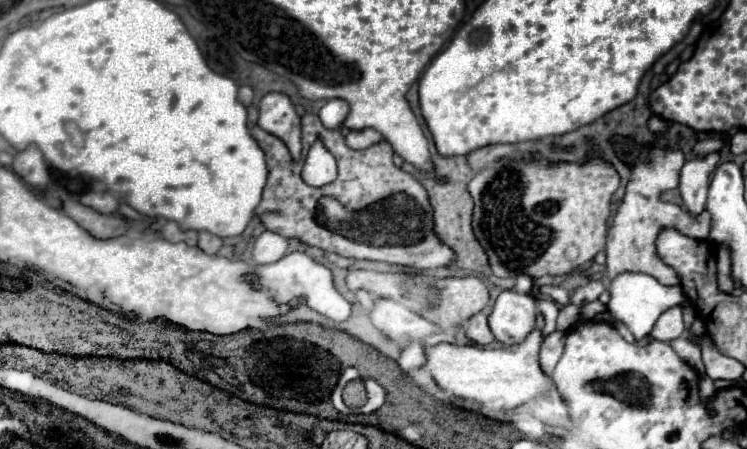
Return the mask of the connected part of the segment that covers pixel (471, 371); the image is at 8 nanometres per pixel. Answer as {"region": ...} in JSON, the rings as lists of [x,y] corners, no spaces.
{"region":[[[534,330],[524,342],[512,346],[512,348],[480,348],[476,344],[450,344],[440,342],[426,350],[426,360],[422,364],[422,370],[432,376],[432,380],[446,392],[472,400],[472,402],[492,402],[502,400],[506,410],[516,410],[518,406],[544,398],[544,394],[550,392],[552,378],[542,372],[540,368],[540,346],[542,346],[542,334],[540,330]]]}

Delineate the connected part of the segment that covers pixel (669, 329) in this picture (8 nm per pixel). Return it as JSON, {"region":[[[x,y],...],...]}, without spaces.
{"region":[[[674,306],[674,308],[670,308],[668,312],[664,312],[658,318],[658,322],[656,322],[656,326],[654,326],[654,330],[652,330],[650,336],[654,340],[660,340],[660,342],[670,342],[670,340],[680,338],[684,334],[684,328],[686,326],[684,326],[682,308]]]}

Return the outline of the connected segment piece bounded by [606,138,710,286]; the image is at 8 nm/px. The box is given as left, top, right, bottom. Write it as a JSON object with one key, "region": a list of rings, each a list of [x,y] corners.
{"region":[[[616,138],[616,152],[622,156],[626,164],[632,166],[632,178],[626,186],[626,196],[618,214],[614,216],[614,224],[608,230],[606,240],[606,278],[614,280],[614,276],[622,272],[642,272],[654,276],[658,282],[670,286],[680,284],[678,274],[668,264],[662,264],[662,258],[656,250],[656,238],[662,228],[674,228],[684,236],[694,240],[706,240],[710,234],[710,214],[702,212],[700,216],[688,214],[686,208],[680,208],[670,202],[660,200],[660,192],[666,188],[678,186],[678,176],[684,164],[684,154],[678,150],[660,150],[654,146],[640,146],[632,140]]]}

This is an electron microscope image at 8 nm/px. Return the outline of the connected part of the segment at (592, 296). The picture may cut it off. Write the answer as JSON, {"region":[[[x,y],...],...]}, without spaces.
{"region":[[[590,280],[586,286],[578,288],[578,290],[572,294],[572,304],[584,306],[584,304],[588,304],[588,302],[594,302],[594,300],[598,300],[598,296],[602,294],[602,290],[604,290],[602,282]]]}

